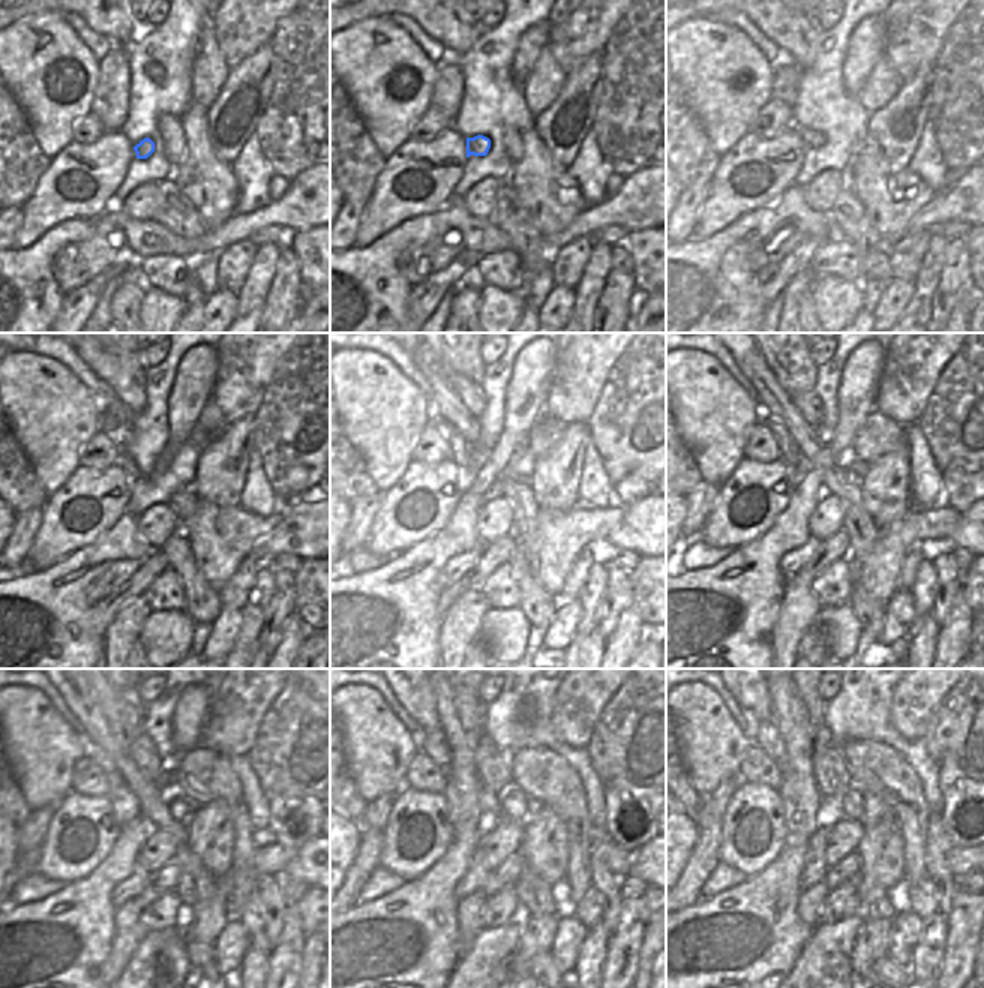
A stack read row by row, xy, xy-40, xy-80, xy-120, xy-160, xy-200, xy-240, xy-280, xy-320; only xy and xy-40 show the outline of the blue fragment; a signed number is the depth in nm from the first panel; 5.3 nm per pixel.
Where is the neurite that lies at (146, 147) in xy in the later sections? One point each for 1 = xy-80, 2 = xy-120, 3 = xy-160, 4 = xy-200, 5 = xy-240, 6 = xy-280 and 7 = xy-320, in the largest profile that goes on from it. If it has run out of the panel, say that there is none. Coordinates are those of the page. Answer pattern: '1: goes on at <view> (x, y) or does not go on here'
1: goes on at xy-80 (810, 138)
2: goes on at xy-120 (123, 461)
3: goes on at xy-160 (459, 449)
4: goes on at xy-200 (791, 455)
5: goes on at xy-240 (114, 778)
6: goes on at xy-280 (432, 744)
7: goes on at xy-320 (768, 738)

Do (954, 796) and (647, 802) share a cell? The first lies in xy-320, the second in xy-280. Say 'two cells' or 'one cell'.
one cell

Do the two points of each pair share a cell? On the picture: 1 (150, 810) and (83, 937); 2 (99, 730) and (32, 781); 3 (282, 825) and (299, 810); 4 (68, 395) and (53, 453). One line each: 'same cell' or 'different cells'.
1: different cells
2: different cells
3: same cell
4: same cell

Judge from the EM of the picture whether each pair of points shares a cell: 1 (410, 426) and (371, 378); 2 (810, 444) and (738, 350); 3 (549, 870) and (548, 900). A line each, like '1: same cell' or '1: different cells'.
1: same cell
2: same cell
3: different cells

